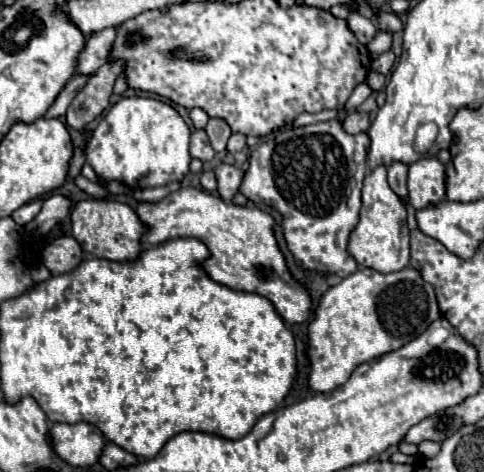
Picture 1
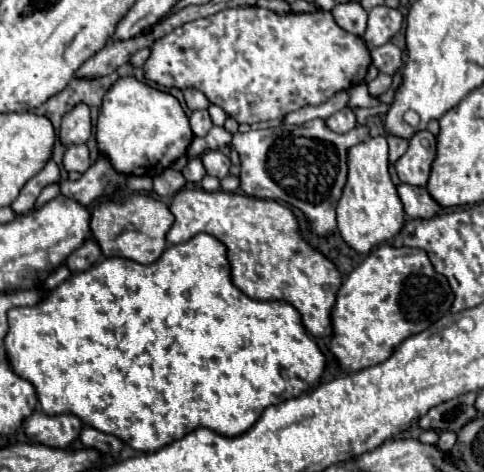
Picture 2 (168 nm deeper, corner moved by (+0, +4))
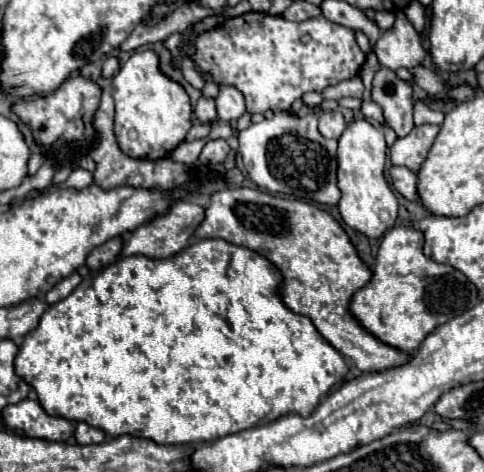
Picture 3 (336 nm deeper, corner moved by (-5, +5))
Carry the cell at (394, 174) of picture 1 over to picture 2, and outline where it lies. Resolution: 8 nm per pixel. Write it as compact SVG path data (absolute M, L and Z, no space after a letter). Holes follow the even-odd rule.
M387 136L387 142L389 142L389 162L395 164L407 150L407 140L401 140L401 138L395 138L395 136Z

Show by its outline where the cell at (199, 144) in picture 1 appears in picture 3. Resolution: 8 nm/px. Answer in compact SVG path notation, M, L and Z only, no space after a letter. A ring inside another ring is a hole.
M200 97L196 107L194 107L194 113L196 117L206 123L210 119L216 119L216 105L214 105L214 99L212 97Z

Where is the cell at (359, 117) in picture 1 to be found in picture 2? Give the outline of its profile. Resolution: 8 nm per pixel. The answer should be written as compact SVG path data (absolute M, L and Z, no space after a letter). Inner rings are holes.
M343 108L339 112L335 112L329 120L327 120L327 126L333 130L333 132L339 132L339 134L345 134L349 130L353 130L357 126L357 118L353 114L351 108Z

